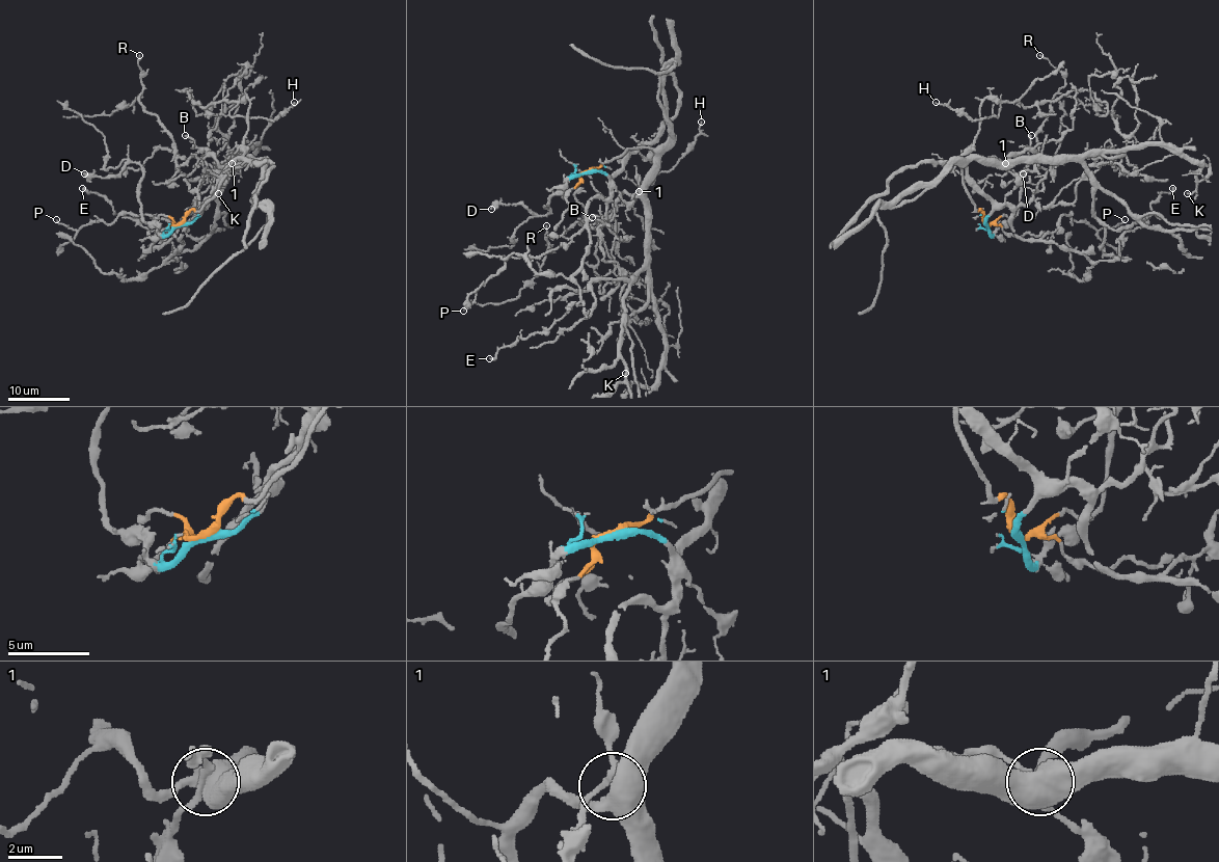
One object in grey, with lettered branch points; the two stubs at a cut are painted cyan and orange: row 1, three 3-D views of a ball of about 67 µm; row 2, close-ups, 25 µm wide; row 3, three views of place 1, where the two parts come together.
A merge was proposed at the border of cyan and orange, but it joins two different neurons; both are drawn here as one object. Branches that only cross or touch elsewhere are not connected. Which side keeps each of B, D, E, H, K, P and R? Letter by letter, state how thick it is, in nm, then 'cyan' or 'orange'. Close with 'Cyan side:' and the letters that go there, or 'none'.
B: 220 nm | orange
D: 360 nm | cyan
E: 300 nm | cyan
H: 120 nm | cyan
K: 110 nm | orange
P: 160 nm | cyan
R: 150 nm | cyan
Cyan side: D, E, H, P, R

